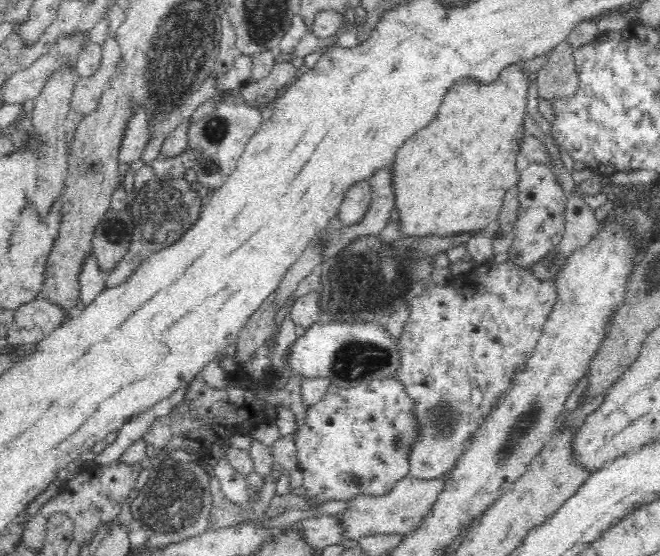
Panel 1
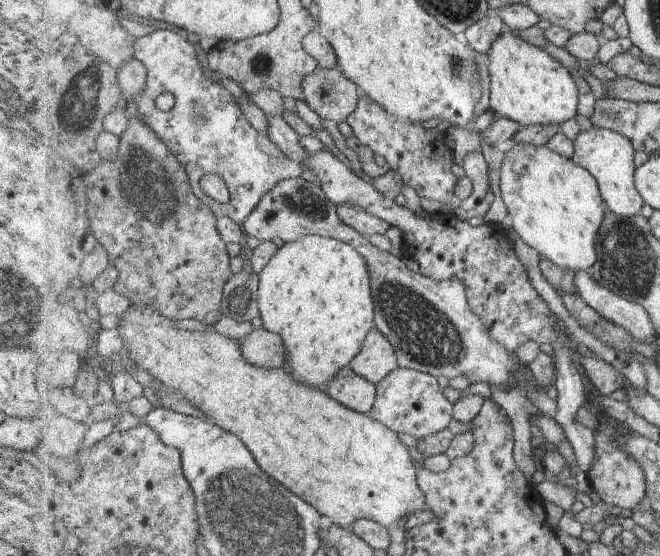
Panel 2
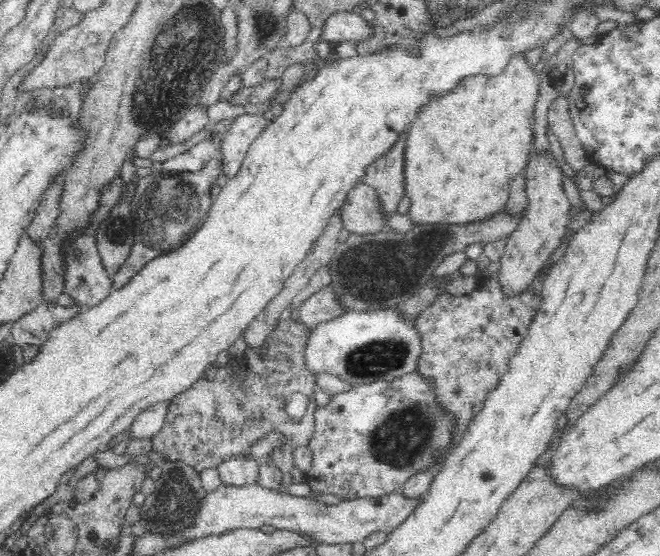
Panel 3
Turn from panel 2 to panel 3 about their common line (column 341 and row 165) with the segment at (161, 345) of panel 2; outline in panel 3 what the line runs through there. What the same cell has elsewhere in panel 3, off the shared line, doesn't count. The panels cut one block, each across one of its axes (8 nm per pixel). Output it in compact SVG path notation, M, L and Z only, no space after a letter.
M524 54L522 56L514 56L504 72L496 76L468 76L463 78L458 83L458 86L452 92L448 92L446 96L430 100L430 104L420 112L416 124L412 124L410 130L407 130L405 134L405 138L406 136L408 138L404 142L404 193L406 192L406 196L410 198L411 204L408 214L410 214L410 221L412 221L413 225L469 225L473 222L488 220L504 209L509 196L509 184L516 179L516 176L524 173L529 157L532 154L532 136L535 122L533 114L536 100L538 99L538 84L538 74L535 68L527 63L526 54Z

